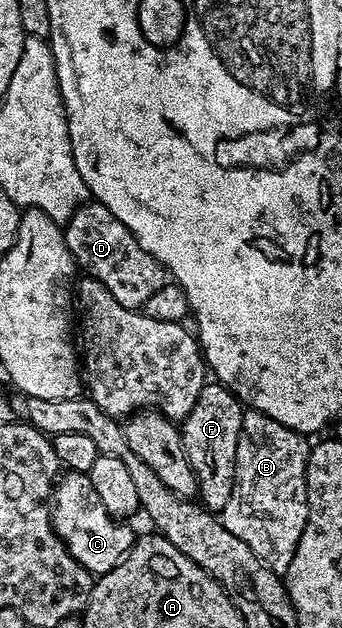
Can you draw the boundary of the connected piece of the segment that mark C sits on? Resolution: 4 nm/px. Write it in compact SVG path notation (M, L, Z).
M65 472L59 478L58 484L54 490L54 500L52 507L52 525L56 528L56 533L64 541L64 546L74 555L82 567L86 567L88 572L93 575L99 575L110 571L126 556L132 549L134 532L132 533L131 524L123 520L114 518L106 507L102 507L102 499L98 499L98 491L94 491L94 483L90 483L87 473L69 473Z

